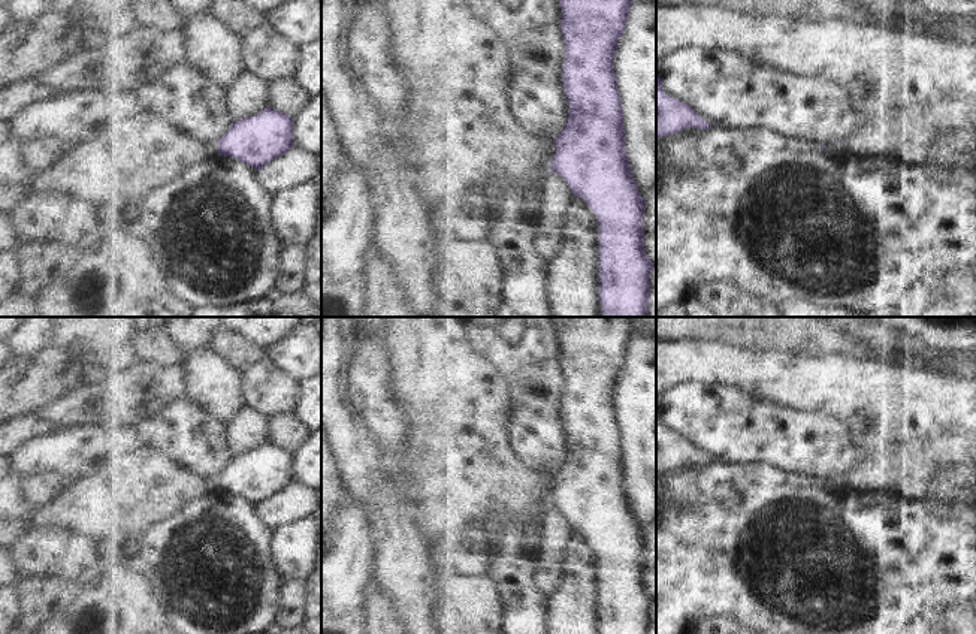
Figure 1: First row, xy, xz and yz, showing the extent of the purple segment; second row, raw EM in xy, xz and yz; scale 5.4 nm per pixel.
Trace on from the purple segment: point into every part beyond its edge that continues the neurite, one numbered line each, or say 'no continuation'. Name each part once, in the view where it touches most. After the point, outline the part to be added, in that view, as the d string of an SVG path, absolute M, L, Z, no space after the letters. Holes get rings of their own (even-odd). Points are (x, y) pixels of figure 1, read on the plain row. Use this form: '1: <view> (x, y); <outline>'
no continuation

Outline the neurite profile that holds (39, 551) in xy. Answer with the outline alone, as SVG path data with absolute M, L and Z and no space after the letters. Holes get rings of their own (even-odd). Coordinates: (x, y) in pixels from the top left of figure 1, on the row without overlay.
M28 528L7 553L18 577L52 576L76 583L93 583L108 568L99 544L60 528Z

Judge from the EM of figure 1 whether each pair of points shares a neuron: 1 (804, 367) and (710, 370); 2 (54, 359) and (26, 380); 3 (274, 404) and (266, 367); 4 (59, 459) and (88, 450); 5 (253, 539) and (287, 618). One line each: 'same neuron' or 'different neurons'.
1: same neuron
2: same neuron
3: same neuron
4: same neuron
5: different neurons

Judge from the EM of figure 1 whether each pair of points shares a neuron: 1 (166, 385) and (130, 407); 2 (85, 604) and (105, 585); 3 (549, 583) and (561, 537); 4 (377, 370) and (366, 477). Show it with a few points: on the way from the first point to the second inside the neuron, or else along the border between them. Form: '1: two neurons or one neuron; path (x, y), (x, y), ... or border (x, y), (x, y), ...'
1: one neuron; path (157, 386), (139, 398)
2: two neurons; border (84, 585), (88, 591), (117, 592), (124, 607)
3: one neuron; path (552, 571), (555, 549)
4: two neurons; border (350, 408), (368, 431), (383, 471)

